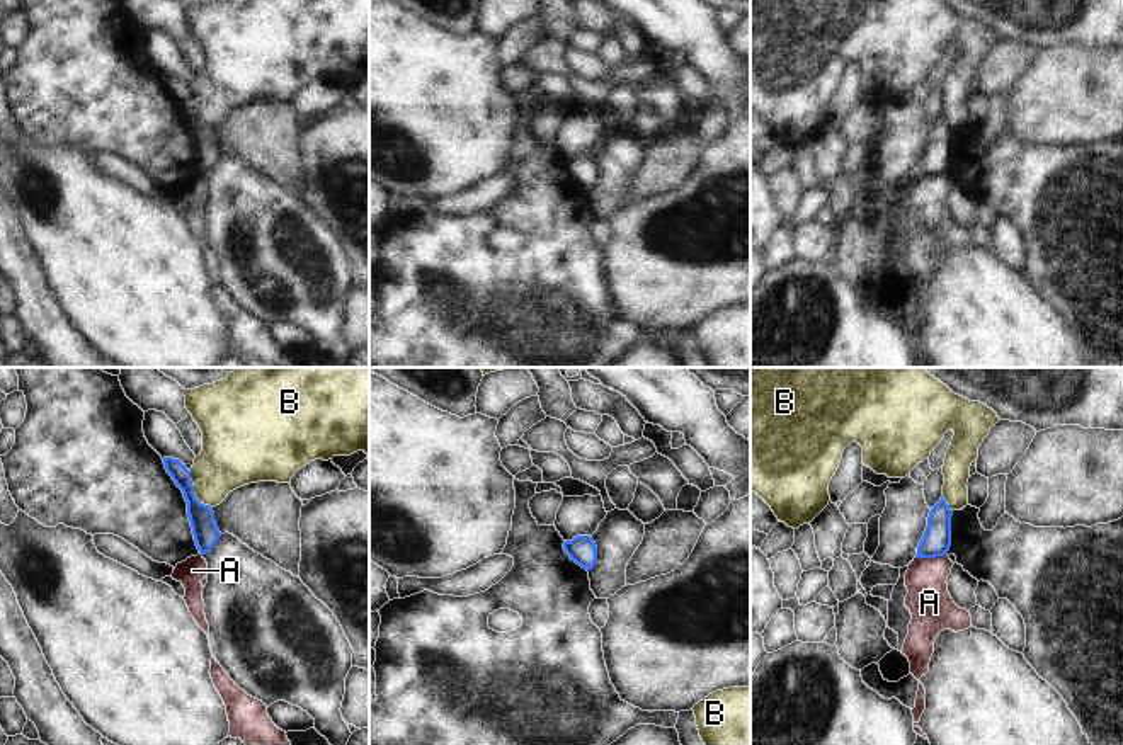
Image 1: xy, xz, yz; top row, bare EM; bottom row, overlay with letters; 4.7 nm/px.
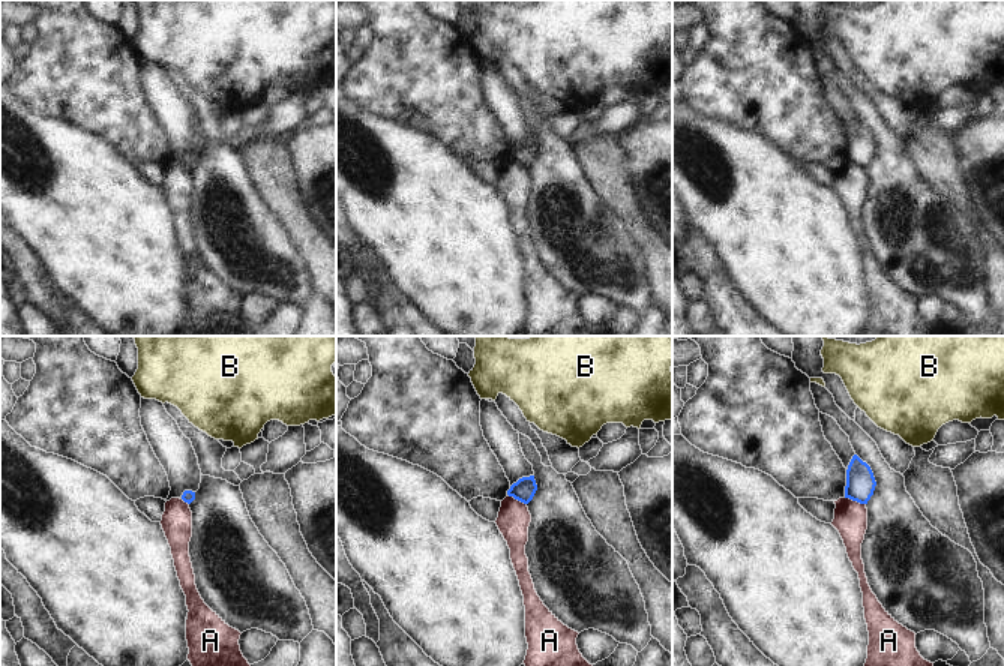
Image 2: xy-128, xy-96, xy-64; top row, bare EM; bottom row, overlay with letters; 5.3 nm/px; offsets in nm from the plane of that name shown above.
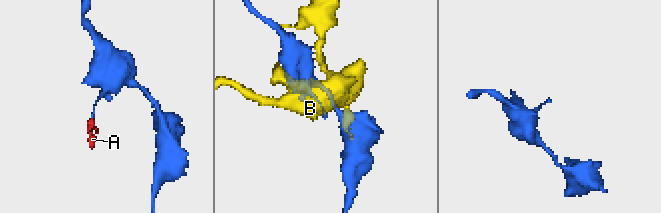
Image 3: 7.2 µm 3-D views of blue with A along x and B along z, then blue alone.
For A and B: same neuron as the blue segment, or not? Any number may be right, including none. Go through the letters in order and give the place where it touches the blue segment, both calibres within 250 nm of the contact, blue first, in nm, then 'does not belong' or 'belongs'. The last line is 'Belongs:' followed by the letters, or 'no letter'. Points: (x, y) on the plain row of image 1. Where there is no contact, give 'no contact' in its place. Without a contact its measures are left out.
A: yz (931, 176) | 140/200 nm | does not belong
B: xy (193, 111) | 120/300 nm | does not belong
Belongs: no letter

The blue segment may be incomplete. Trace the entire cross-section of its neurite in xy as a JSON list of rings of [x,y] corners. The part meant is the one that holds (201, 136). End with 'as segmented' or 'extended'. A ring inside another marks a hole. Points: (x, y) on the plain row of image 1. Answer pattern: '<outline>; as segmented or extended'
[[[163,77],[163,83],[167,92],[184,112],[196,165],[201,173],[206,173],[221,156],[221,151],[214,141],[214,131],[209,124],[204,124],[196,117],[191,90],[185,83],[174,77]]]; as segmented

